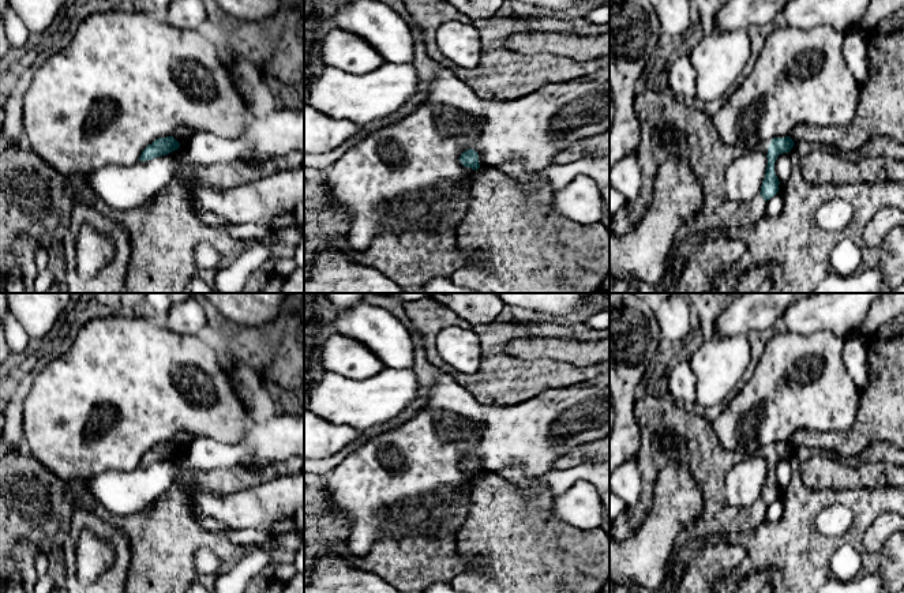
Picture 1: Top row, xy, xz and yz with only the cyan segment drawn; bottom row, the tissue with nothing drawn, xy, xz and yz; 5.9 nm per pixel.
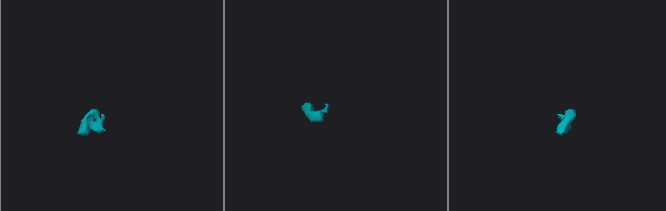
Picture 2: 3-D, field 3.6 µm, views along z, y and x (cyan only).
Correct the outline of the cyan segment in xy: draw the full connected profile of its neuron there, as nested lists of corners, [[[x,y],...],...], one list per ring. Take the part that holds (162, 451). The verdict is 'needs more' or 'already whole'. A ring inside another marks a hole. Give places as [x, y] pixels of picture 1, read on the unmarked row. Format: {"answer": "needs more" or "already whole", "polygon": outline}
{"answer": "already whole", "polygon": [[[173,442],[155,444],[140,459],[139,466],[149,466],[161,461],[166,461],[180,453],[180,448]]]}

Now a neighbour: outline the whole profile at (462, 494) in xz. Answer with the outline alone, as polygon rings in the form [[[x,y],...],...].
[[[472,481],[465,484],[464,487],[447,487],[447,488],[443,488],[442,492],[440,492],[442,502],[438,506],[434,507],[432,515],[439,517],[440,511],[450,503],[451,496],[455,496],[457,498],[457,506],[461,510],[465,510],[466,506],[470,502],[472,491],[473,491]]]

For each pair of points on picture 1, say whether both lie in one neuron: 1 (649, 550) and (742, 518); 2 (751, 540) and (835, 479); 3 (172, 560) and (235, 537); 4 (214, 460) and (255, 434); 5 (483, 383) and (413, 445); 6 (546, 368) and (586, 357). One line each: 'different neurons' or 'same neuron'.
1: different neurons
2: different neurons
3: different neurons
4: same neuron
5: different neurons
6: different neurons

